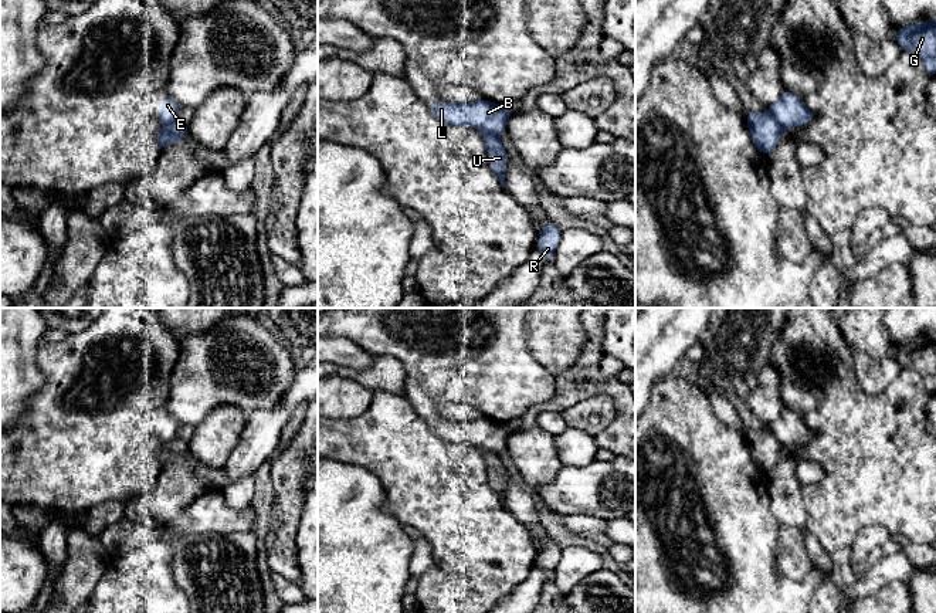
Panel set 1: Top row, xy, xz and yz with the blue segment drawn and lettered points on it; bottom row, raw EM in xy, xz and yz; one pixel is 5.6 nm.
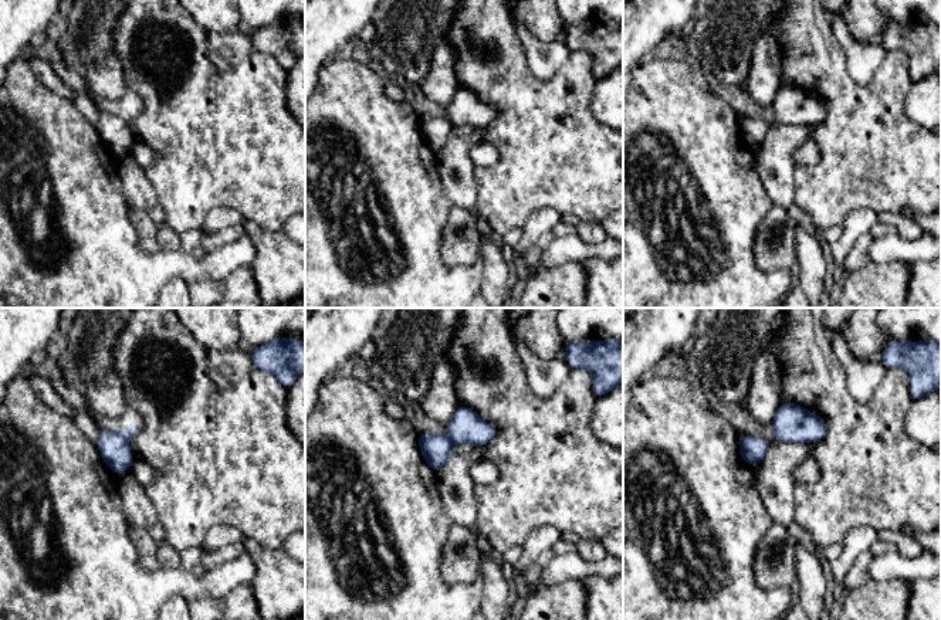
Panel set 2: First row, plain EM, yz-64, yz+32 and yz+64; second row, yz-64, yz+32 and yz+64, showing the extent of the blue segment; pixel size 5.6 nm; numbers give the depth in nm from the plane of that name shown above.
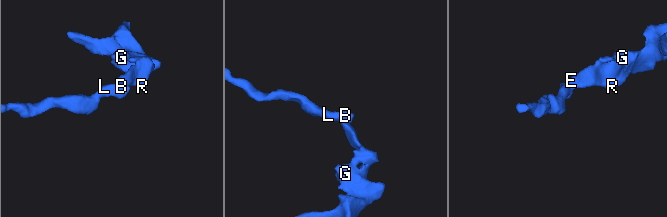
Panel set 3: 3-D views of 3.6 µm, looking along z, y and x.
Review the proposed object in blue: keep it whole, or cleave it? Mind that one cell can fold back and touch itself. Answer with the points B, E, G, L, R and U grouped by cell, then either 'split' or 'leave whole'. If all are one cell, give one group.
B L / E G R U | split

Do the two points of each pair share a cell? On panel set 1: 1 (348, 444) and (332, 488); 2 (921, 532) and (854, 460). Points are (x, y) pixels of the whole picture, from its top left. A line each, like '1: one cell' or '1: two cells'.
1: two cells
2: one cell

